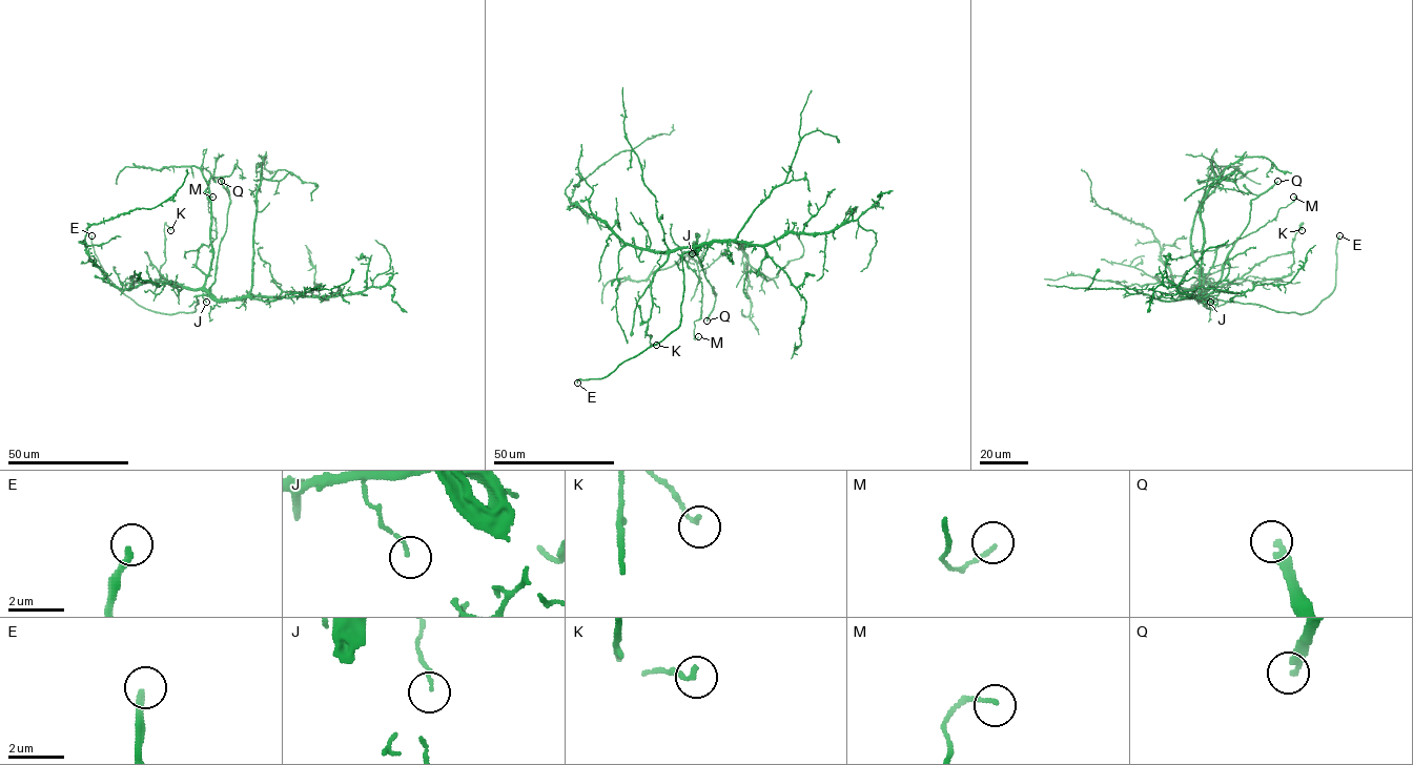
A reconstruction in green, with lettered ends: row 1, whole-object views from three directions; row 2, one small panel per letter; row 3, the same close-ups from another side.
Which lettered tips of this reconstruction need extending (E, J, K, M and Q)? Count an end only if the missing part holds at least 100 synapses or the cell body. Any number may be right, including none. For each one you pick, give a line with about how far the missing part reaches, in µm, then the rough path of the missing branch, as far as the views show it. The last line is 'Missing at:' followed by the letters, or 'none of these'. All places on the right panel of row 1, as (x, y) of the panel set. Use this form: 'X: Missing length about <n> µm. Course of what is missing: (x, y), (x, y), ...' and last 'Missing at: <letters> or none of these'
E: Missing length about 90 µm. Course of what is missing: (1339, 235), (1338, 228), (1345, 216), (1348, 202), (1344, 157), (1350, 147), (1338, 141), (1319, 118), (1314, 119)
Q: Missing length about 90 µm. Course of what is missing: (1277, 181), (1284, 171), (1282, 160), (1290, 157), (1314, 176), (1326, 206), (1349, 202), (1391, 211)
Missing at: E, Q

